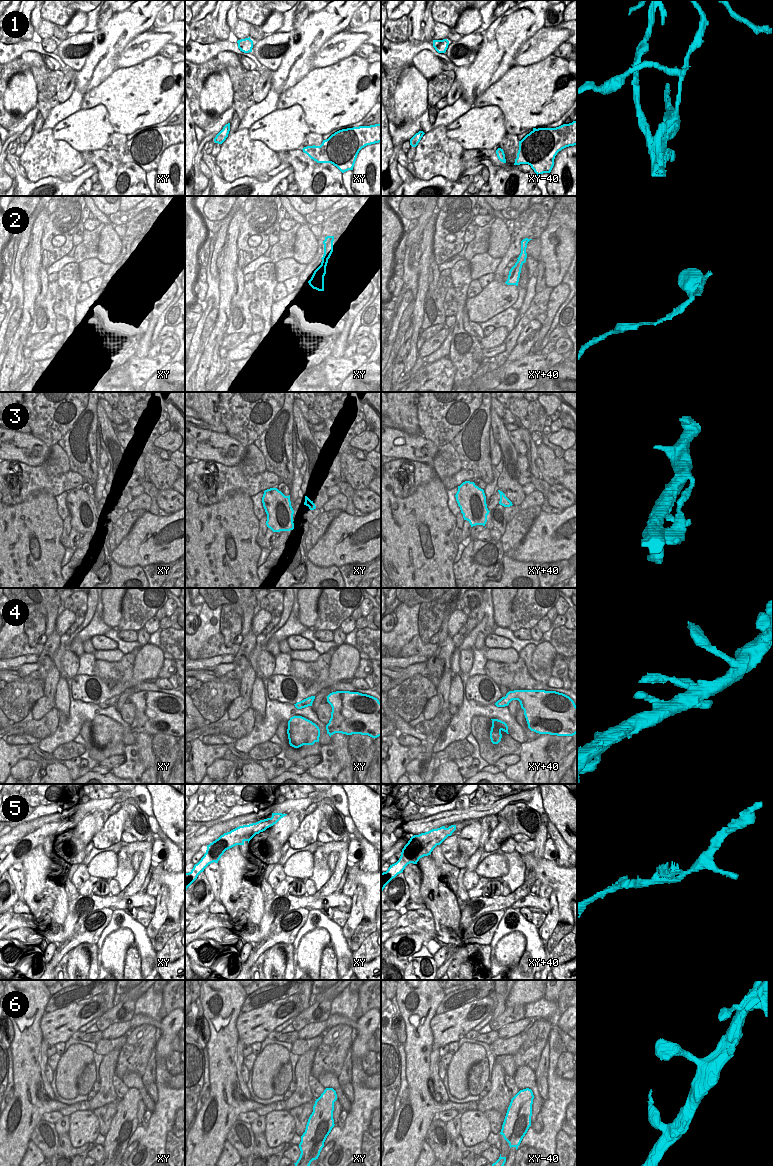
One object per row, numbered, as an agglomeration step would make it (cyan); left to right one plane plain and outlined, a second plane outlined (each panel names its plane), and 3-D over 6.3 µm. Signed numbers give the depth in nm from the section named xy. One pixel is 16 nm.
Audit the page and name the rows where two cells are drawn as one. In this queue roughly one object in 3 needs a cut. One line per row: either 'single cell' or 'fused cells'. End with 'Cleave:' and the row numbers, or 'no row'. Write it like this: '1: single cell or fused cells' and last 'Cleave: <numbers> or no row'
1: fused cells
2: single cell
3: fused cells
4: single cell
5: fused cells
6: single cell
Cleave: 1, 3, 5

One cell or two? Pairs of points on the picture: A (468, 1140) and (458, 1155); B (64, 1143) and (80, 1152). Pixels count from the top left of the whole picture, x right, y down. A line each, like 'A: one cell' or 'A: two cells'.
A: two cells
B: one cell

